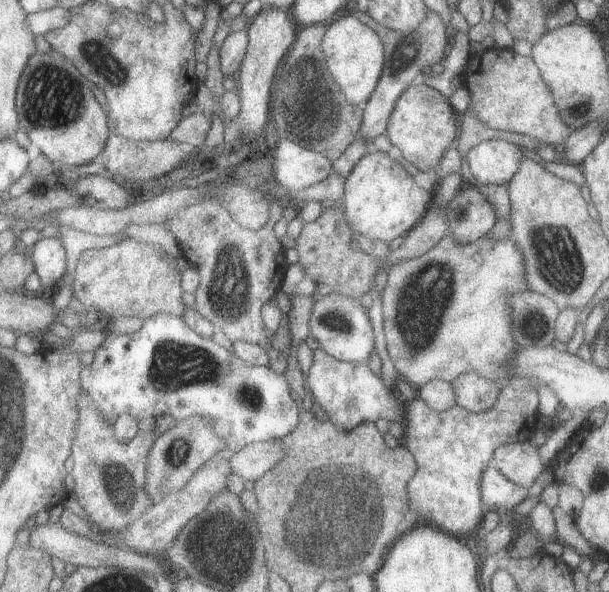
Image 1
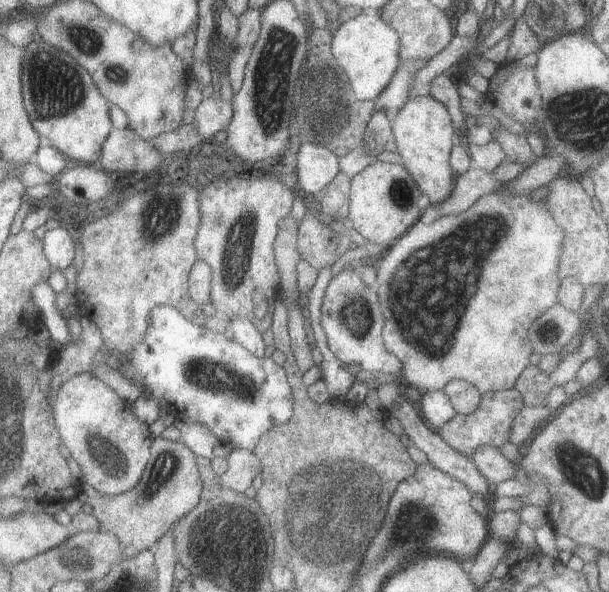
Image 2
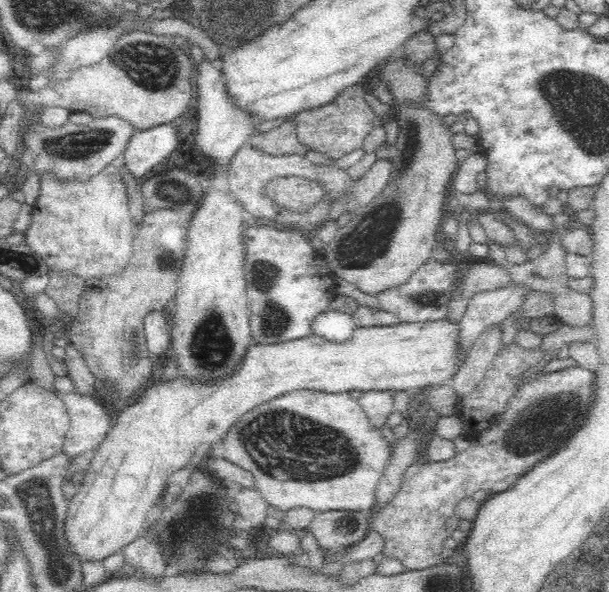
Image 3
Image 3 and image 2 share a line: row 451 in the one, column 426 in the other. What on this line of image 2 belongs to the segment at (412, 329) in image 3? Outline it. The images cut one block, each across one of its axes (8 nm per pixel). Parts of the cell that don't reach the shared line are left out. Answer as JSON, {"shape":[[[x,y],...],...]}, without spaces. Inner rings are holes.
{"shape":[[[425,94],[407,102],[401,114],[393,122],[393,138],[397,144],[397,152],[403,160],[403,166],[409,168],[421,190],[433,200],[435,208],[453,200],[457,192],[457,178],[459,174],[453,168],[453,150],[457,146],[457,132],[451,120],[451,114],[445,104],[435,100],[433,96]]]}

